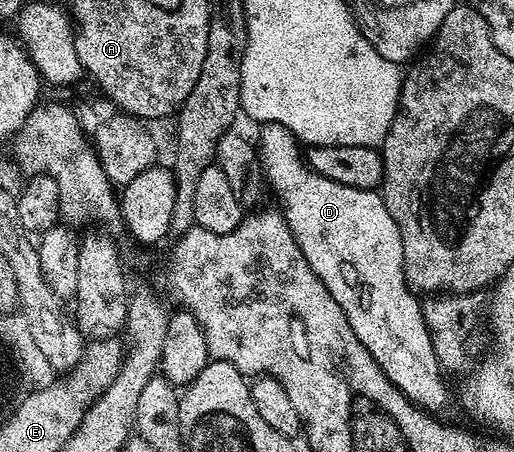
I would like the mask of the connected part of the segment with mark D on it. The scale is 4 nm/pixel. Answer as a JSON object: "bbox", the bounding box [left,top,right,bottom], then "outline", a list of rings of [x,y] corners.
{"bbox":[259,123,449,413],"outline":[[[270,123],[262,126],[260,131],[259,154],[264,178],[277,193],[277,199],[281,202],[279,210],[285,216],[299,249],[303,249],[307,265],[311,265],[319,281],[327,285],[327,293],[339,301],[339,309],[343,309],[351,329],[355,329],[355,337],[363,341],[388,379],[417,406],[424,407],[430,413],[441,413],[449,403],[446,376],[431,345],[429,330],[421,312],[422,300],[405,281],[403,241],[399,237],[399,225],[395,225],[395,217],[387,213],[385,198],[377,191],[351,189],[347,185],[339,185],[339,181],[331,181],[310,171],[306,156],[300,151],[302,148],[298,139],[286,127]]]}

